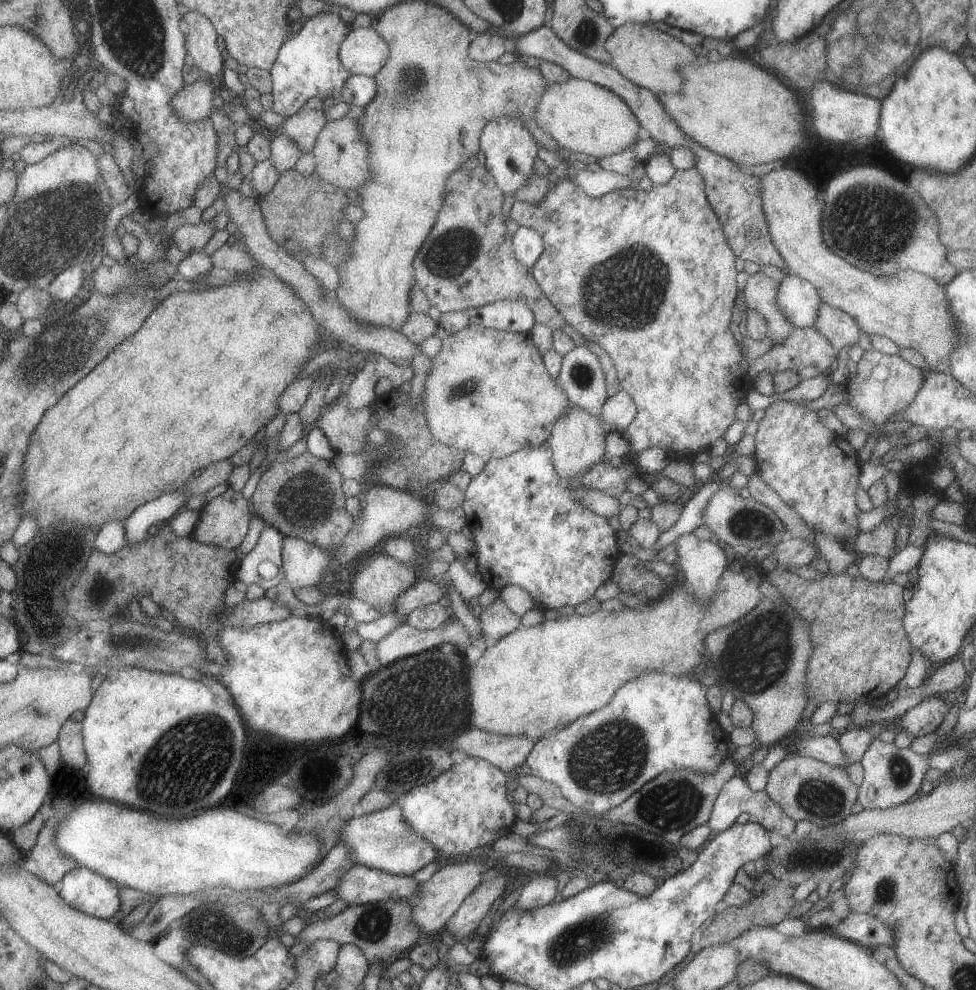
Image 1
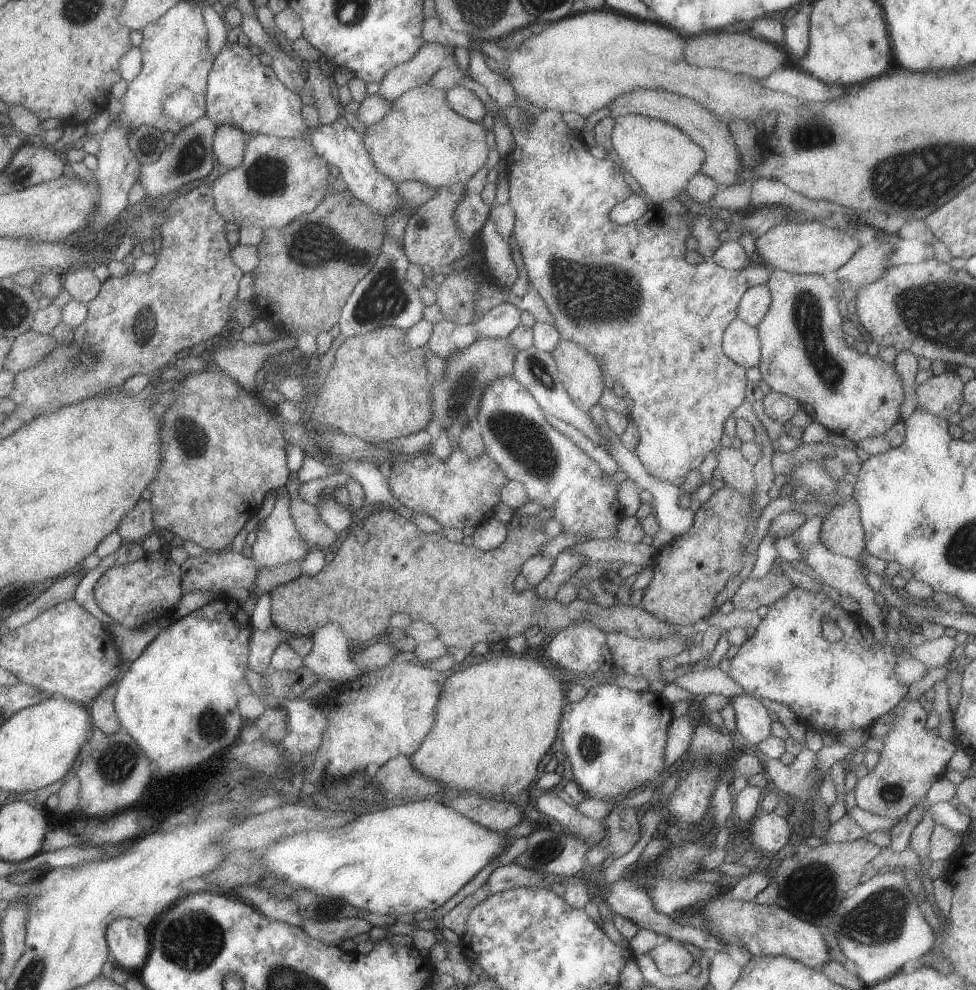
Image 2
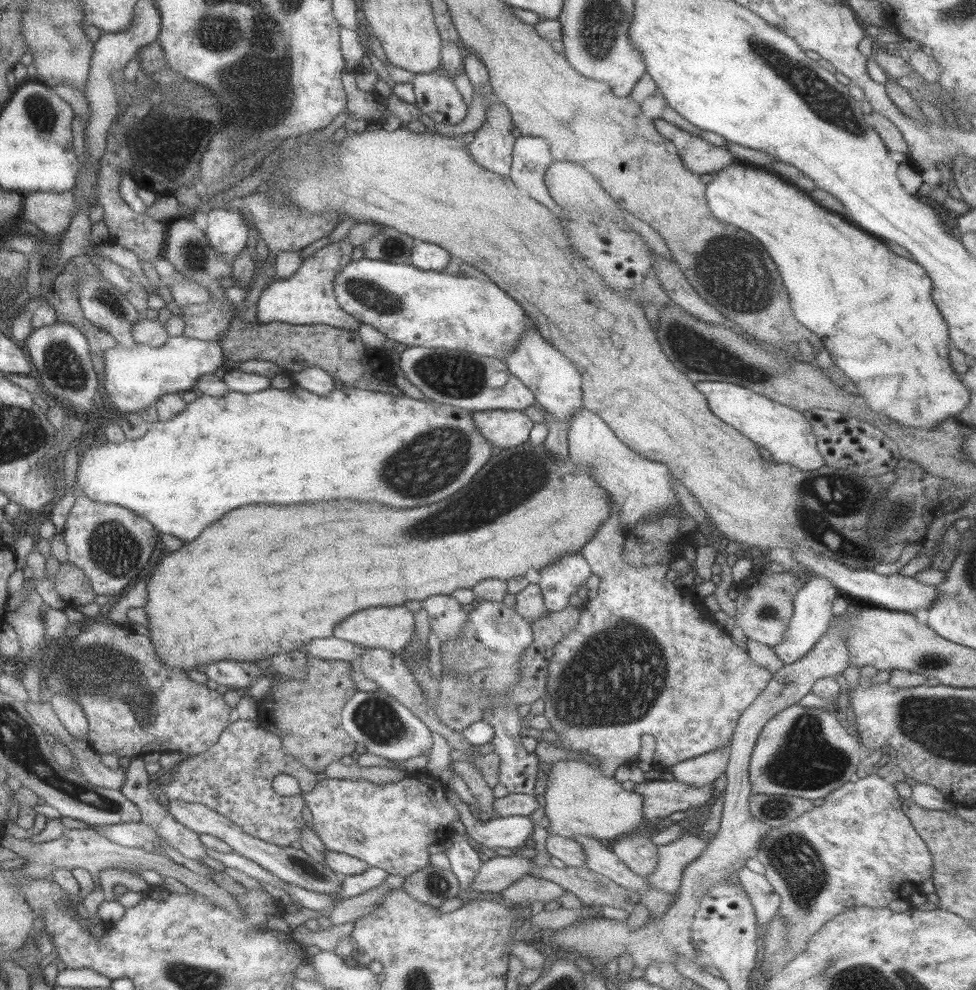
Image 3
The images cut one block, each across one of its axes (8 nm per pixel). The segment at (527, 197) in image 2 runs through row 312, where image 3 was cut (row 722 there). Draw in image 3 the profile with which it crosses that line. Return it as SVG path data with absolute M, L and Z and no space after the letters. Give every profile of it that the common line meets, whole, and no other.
M612 499L611 515L595 530L594 536L582 547L581 554L584 560L590 566L592 573L600 578L601 582L597 590L598 595L583 604L577 627L574 628L574 631L570 631L555 646L554 656L551 658L549 664L549 675L546 686L546 708L544 713L545 717L550 721L551 729L555 730L561 738L560 741L553 742L554 745L566 752L586 750L588 753L582 753L586 757L586 760L609 777L614 777L614 773L620 765L635 763L640 752L640 736L642 734L652 734L655 738L654 765L660 763L664 764L664 766L672 767L683 760L696 758L711 750L725 747L732 740L733 732L740 715L767 688L770 679L773 677L773 673L756 664L745 649L734 644L729 632L718 628L712 618L712 614L704 606L685 600L681 588L676 588L674 582L668 580L666 574L670 570L672 555L664 557L658 565L644 567L644 569L636 568L624 559L623 546L625 543L625 533L621 529L622 515L621 506L618 506L618 503Z

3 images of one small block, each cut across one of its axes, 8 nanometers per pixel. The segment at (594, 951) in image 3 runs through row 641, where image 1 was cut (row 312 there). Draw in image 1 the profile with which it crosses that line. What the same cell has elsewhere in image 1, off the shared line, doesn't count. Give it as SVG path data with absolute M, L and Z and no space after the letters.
M825 301L821 302L816 328L840 352L844 347L857 345L862 336L857 320L841 309L833 308Z

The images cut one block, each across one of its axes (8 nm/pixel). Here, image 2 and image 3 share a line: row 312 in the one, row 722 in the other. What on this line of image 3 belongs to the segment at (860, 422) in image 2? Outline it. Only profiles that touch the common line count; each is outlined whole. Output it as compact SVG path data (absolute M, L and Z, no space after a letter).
M792 704L778 712L761 728L755 742L749 764L749 779L753 793L799 796L803 799L824 799L833 790L846 782L859 779L857 770L862 760L862 742L854 734L840 725L840 719L834 710L822 711L816 708Z

